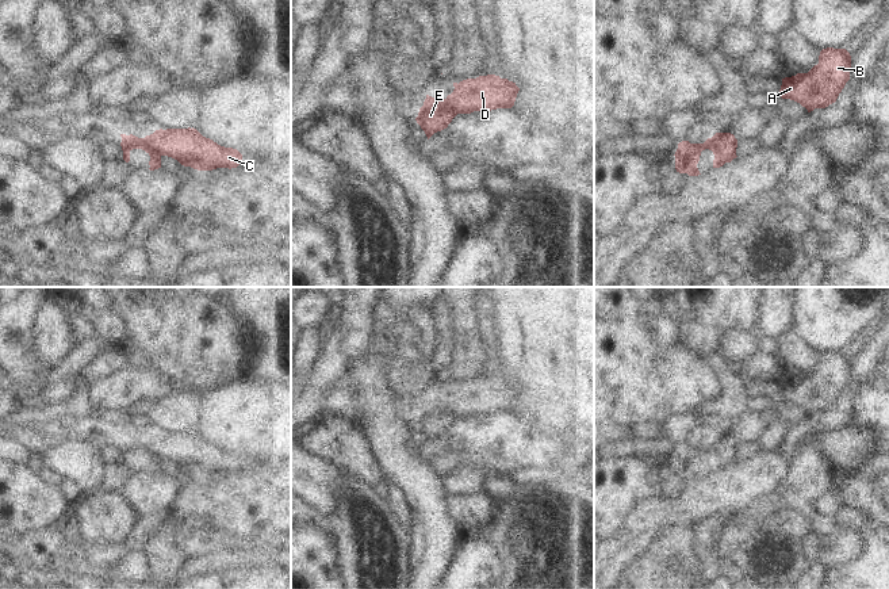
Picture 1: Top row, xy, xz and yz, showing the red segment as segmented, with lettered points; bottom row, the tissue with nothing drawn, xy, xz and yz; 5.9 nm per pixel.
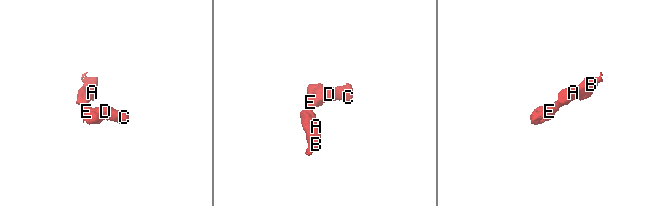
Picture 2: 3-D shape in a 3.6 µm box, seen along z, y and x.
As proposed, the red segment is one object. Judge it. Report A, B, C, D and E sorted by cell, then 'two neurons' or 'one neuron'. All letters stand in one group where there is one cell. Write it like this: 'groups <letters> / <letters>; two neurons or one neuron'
groups A B E / C D; two neurons

